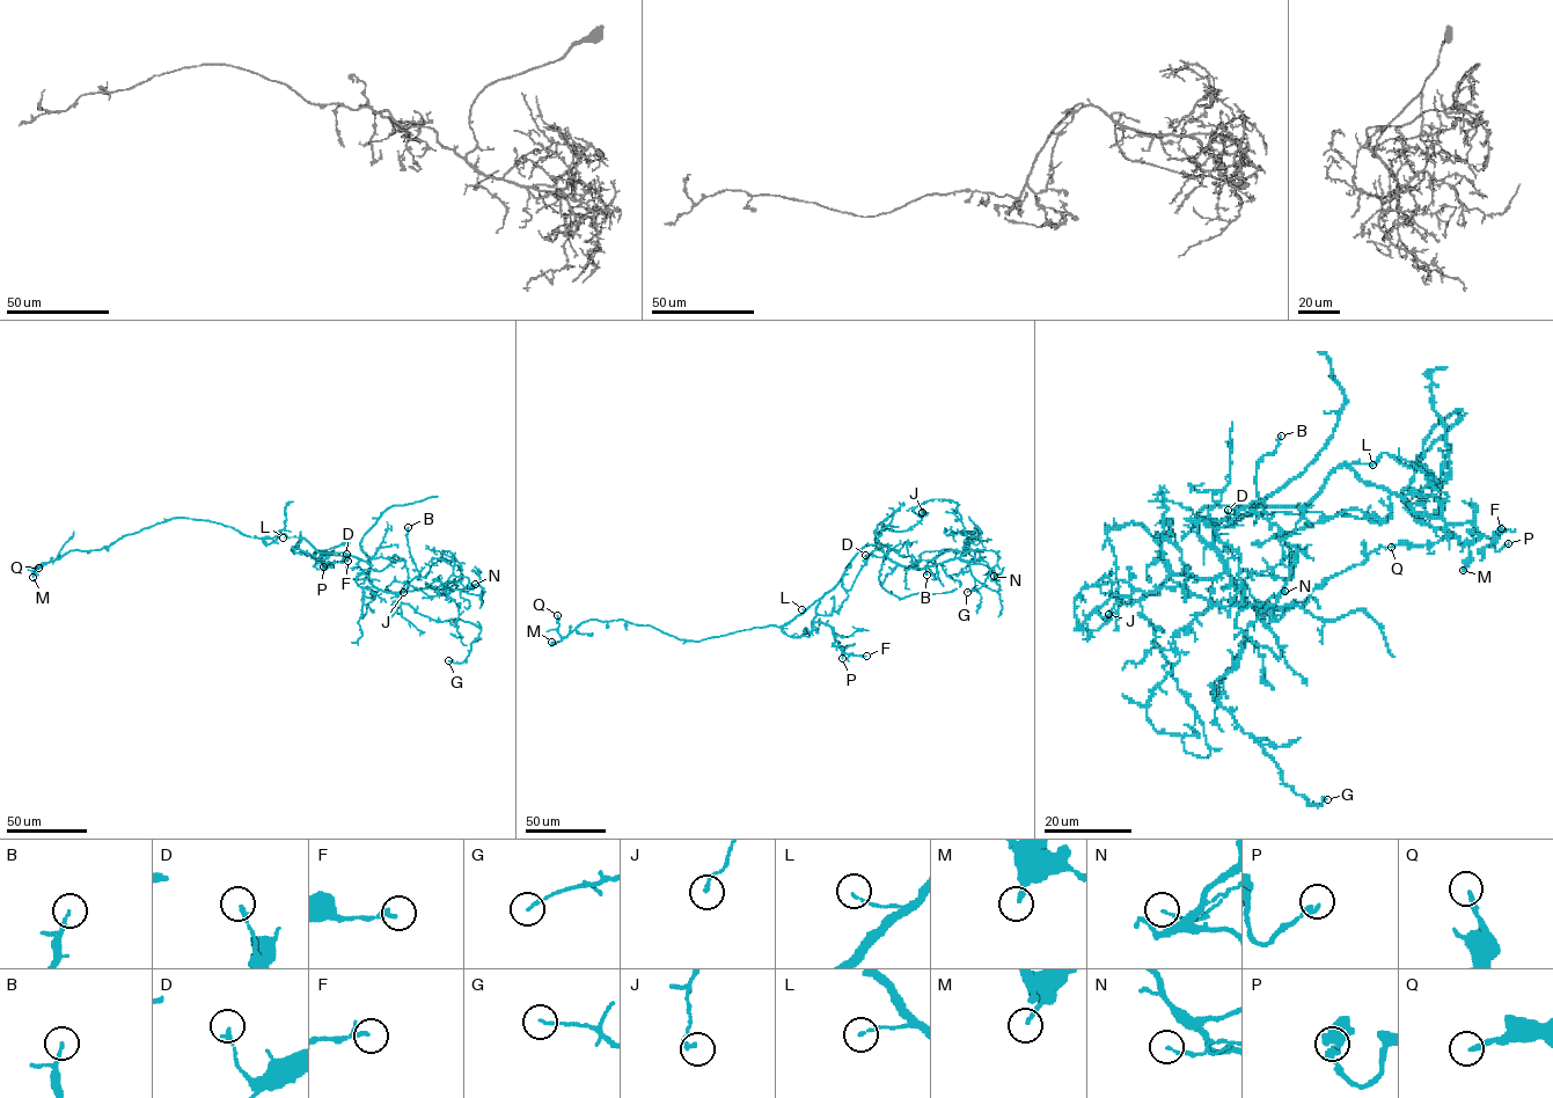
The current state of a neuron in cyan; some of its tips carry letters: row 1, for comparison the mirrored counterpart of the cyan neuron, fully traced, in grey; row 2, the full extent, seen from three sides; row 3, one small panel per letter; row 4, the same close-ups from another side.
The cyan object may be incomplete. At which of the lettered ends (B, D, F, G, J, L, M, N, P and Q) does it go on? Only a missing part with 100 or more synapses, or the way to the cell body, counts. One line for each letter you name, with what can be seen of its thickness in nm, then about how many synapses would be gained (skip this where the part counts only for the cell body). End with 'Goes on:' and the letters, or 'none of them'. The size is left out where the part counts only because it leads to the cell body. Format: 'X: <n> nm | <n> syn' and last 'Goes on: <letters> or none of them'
Goes on: none of them

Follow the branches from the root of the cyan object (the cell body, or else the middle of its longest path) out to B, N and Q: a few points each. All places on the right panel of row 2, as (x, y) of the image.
B: (1346, 466), (1306, 505), (1200, 512), (1198, 534), (1260, 613), (1249, 575), (1293, 575), (1255, 483), (1281, 436)
N: (1346, 466), (1306, 505), (1200, 512), (1198, 534), (1265, 612), (1237, 605), (1264, 605), (1284, 591)
Q: (1346, 466), (1386, 453), (1421, 467), (1433, 427), (1460, 409), (1401, 498), (1451, 532), (1391, 547)

